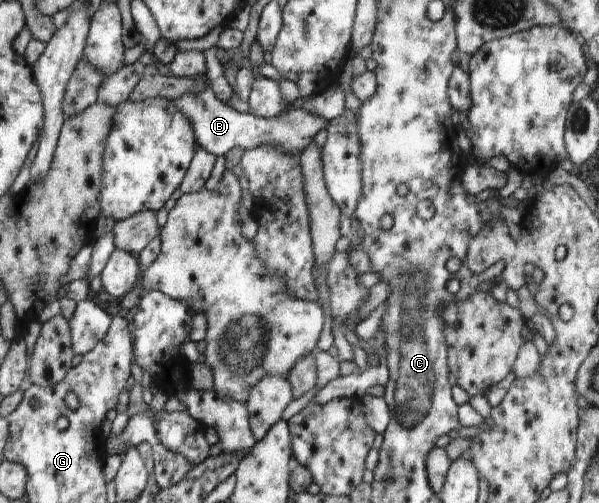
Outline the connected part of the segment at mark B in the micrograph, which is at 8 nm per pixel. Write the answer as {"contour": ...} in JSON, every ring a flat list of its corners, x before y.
{"contour":[[210,87,199,93,183,95,172,102,177,111,183,113,193,127,197,146,215,157,225,156,235,147,241,147,245,151,261,145,275,145,277,151,281,149,283,153,299,155,313,141,319,131,327,127,327,123,321,117,311,115,302,108,285,110,279,117,267,119,255,117,250,113,239,113,229,104,217,99,215,91]]}

